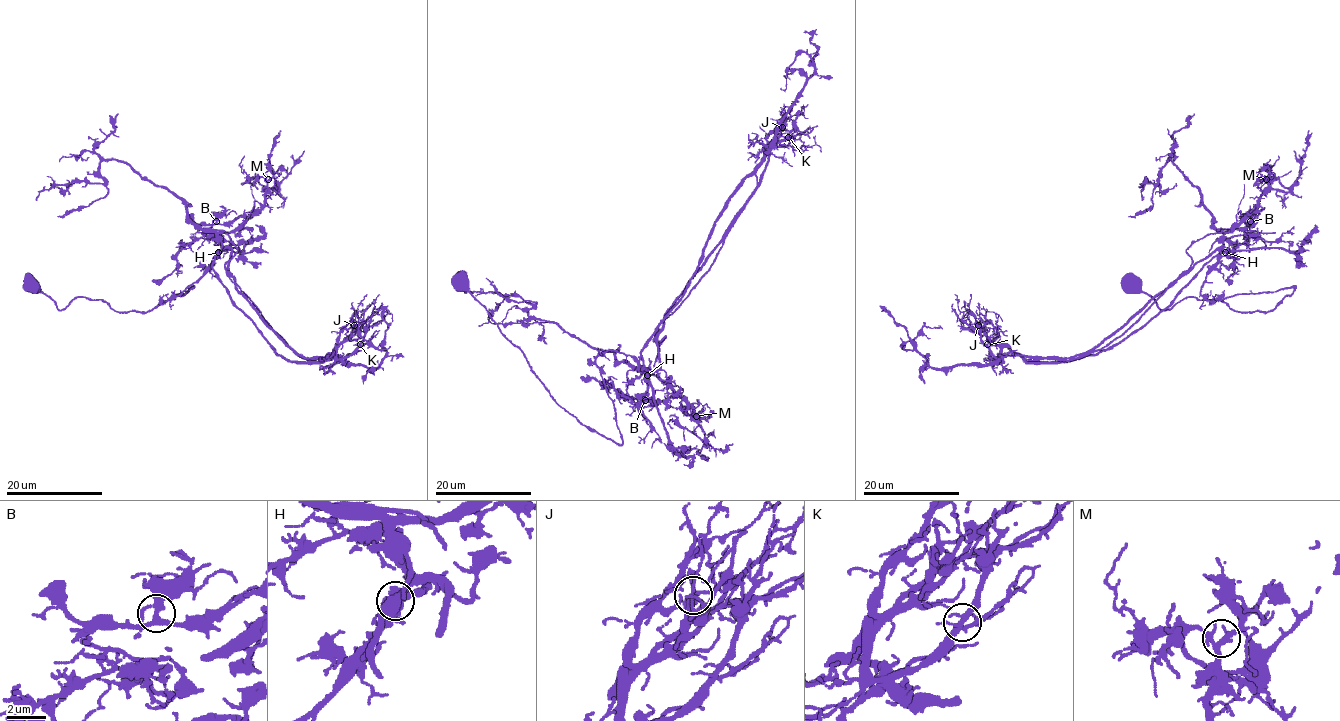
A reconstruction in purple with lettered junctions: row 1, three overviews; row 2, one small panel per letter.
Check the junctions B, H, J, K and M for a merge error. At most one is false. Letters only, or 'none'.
H

